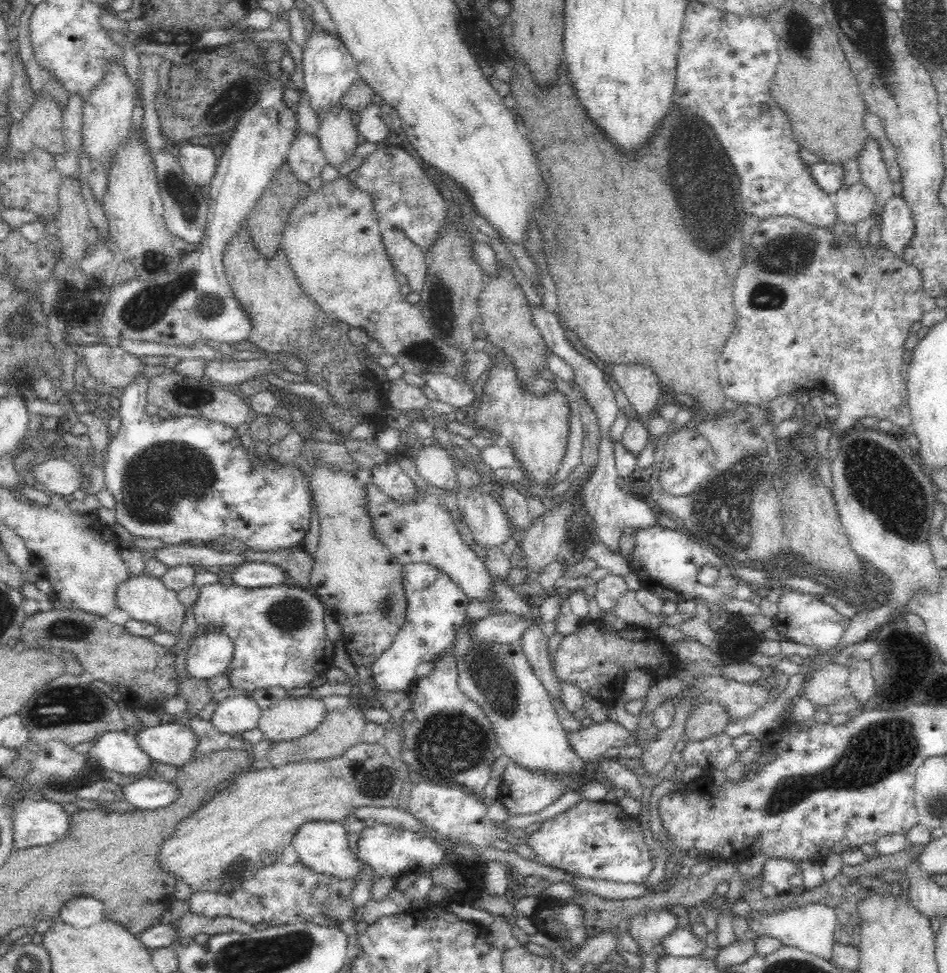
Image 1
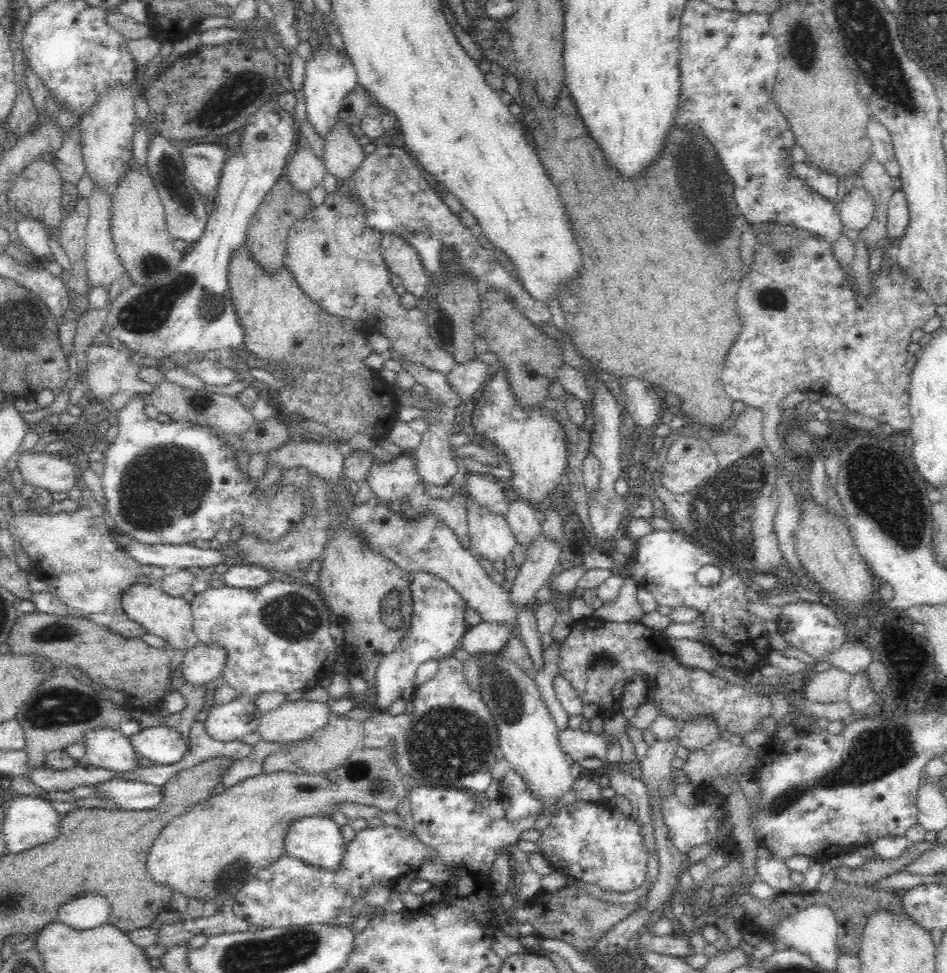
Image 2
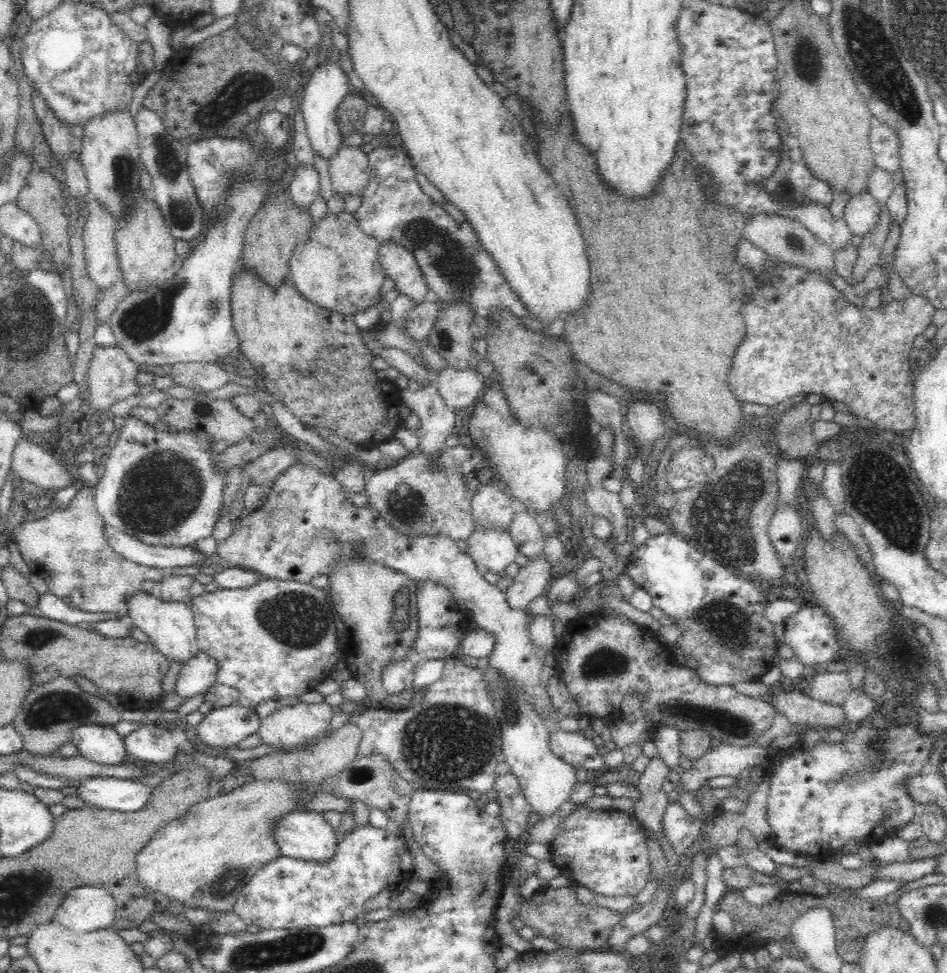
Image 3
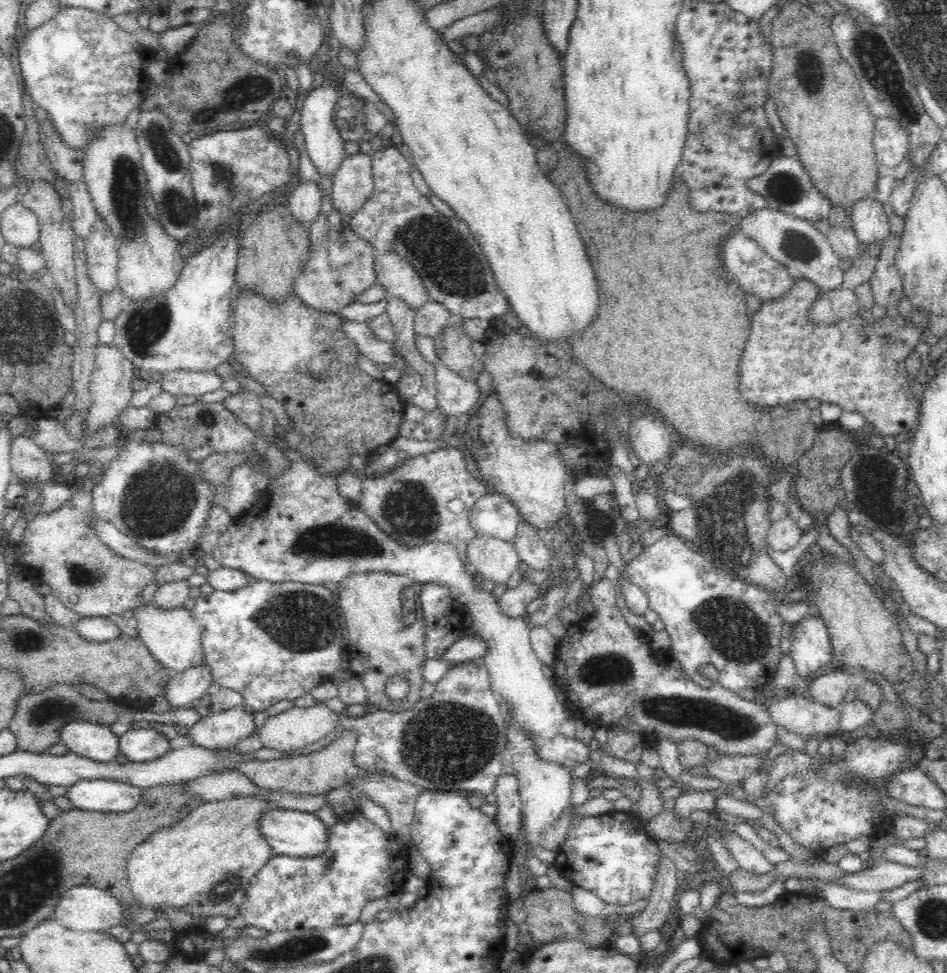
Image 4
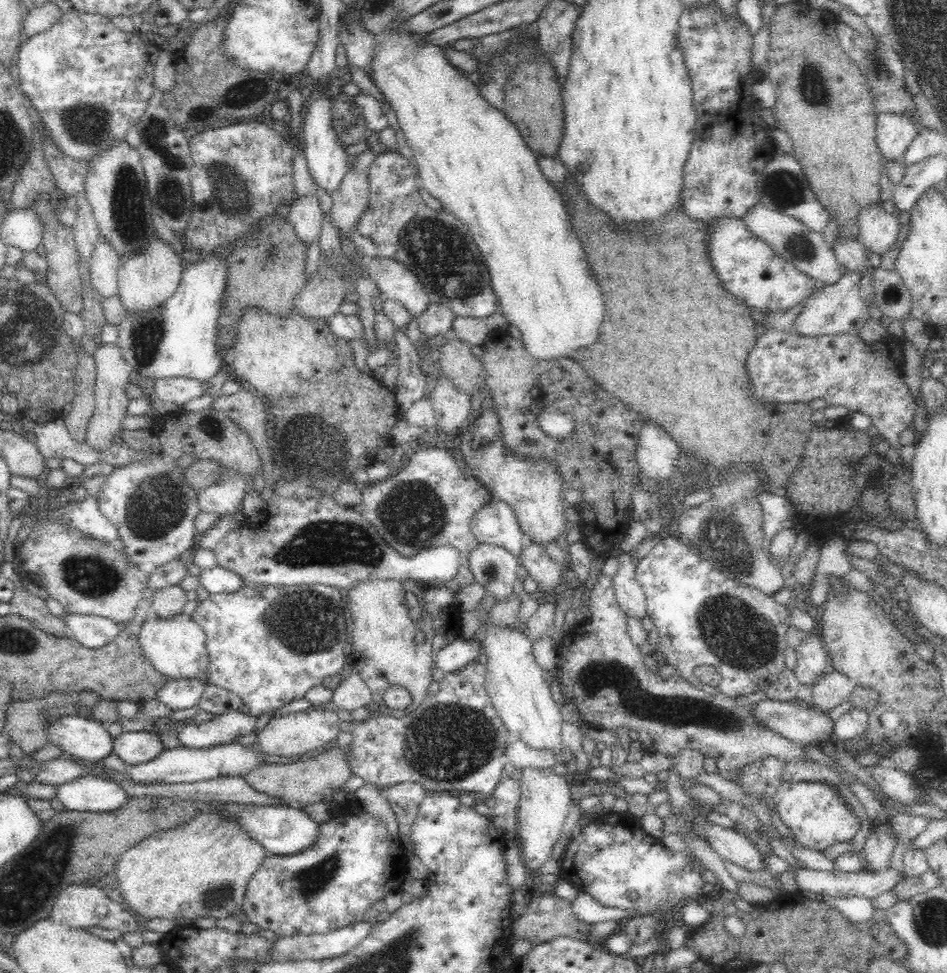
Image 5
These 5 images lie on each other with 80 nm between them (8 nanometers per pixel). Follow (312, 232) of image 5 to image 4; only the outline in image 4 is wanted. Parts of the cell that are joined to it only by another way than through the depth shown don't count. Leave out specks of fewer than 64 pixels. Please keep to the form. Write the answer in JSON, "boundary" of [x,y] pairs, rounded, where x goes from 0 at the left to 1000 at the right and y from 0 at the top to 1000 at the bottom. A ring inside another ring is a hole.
{"boundary":[[[321,185],[315,188],[310,195],[306,196],[304,206],[306,207],[305,219],[310,227],[317,229],[321,237],[327,238],[327,232],[339,221],[339,198],[332,187]]]}

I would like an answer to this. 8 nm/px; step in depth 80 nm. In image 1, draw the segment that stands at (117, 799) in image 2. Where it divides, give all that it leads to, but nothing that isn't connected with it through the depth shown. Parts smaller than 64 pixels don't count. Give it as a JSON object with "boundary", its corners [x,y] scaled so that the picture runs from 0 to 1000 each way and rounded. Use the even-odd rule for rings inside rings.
{"boundary":[[[144,801],[137,806],[127,806],[129,823],[148,832],[163,832],[177,828],[186,820],[186,809],[180,803]]]}

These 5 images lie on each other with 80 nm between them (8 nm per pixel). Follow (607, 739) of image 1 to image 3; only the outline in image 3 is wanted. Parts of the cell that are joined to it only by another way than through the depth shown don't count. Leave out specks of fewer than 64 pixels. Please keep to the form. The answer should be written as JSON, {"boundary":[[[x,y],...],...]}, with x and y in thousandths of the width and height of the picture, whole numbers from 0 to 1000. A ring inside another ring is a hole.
{"boundary":[[[584,750],[579,756],[579,768],[583,775],[605,788],[631,791],[639,785],[638,779],[629,773],[627,762],[608,751]]]}

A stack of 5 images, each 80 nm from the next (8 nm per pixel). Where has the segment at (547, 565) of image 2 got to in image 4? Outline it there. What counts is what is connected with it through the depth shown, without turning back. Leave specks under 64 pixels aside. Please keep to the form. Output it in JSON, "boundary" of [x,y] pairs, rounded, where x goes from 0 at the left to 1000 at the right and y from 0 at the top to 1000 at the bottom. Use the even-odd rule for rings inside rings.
{"boundary":[[[555,588],[551,597],[546,604],[534,605],[526,616],[526,624],[532,632],[536,634],[551,634],[553,633],[555,623],[564,615],[569,615],[571,612],[568,609],[568,601],[561,600],[555,593]]]}

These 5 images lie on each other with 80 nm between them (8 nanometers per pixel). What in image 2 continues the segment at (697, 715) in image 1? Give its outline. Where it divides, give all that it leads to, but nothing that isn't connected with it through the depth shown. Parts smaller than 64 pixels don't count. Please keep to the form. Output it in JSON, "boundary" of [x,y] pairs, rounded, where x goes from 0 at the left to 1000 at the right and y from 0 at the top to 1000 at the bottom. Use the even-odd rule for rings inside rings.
{"boundary":[[[737,737],[721,744],[714,757],[716,765],[729,773],[740,770],[743,766],[750,765],[760,756],[762,754],[758,752],[756,743],[750,737]]]}

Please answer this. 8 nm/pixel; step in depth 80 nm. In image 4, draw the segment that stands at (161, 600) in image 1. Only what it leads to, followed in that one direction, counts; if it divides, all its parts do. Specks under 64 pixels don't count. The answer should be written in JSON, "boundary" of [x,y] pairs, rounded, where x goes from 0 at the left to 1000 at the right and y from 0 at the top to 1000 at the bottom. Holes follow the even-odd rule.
{"boundary":[[[148,620],[143,625],[143,635],[145,636],[147,658],[154,663],[165,680],[171,686],[175,686],[180,693],[191,692],[200,687],[216,682],[212,645],[206,640],[202,629],[195,624],[173,627],[163,624],[163,622],[156,623]]]}

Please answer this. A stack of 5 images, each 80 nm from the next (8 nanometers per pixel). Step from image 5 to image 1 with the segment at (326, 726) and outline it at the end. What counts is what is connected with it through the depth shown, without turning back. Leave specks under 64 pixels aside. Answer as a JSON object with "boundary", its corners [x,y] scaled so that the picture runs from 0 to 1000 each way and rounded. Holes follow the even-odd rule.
{"boundary":[[[301,716],[294,717],[290,724],[277,730],[271,748],[277,751],[278,758],[295,764],[298,762],[310,761],[327,754],[342,740],[346,734],[345,728],[340,718],[323,716]]]}

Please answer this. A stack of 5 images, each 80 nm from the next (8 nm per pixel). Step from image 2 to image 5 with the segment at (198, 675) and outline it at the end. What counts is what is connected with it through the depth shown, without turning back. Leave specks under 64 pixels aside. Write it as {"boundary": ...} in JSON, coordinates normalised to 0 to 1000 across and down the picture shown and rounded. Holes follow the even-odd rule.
{"boundary":[[[177,699],[175,704],[167,709],[164,717],[182,730],[196,730],[209,726],[213,711],[216,709],[213,699]]]}

